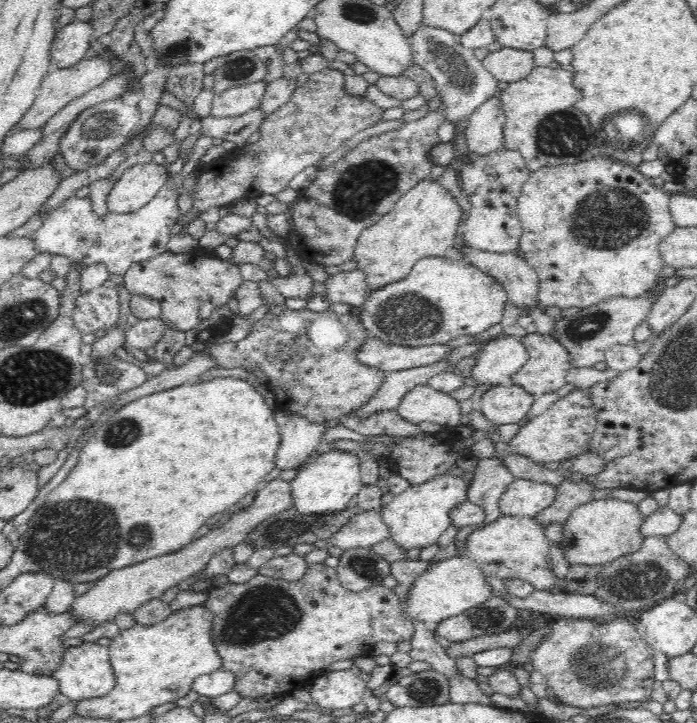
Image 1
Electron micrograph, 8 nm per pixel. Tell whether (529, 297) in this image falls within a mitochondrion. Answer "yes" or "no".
no

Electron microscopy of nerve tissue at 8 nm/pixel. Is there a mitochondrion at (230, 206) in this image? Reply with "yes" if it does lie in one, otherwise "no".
no

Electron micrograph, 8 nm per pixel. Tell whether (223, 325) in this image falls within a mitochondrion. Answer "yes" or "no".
yes

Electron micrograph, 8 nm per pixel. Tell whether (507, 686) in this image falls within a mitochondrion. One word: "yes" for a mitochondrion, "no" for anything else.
no

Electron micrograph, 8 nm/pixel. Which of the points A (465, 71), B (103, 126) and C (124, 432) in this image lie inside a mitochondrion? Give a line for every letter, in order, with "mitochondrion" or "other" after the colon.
A: mitochondrion
B: mitochondrion
C: mitochondrion

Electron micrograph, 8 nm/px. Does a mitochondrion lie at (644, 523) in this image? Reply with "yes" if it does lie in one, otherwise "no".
no

